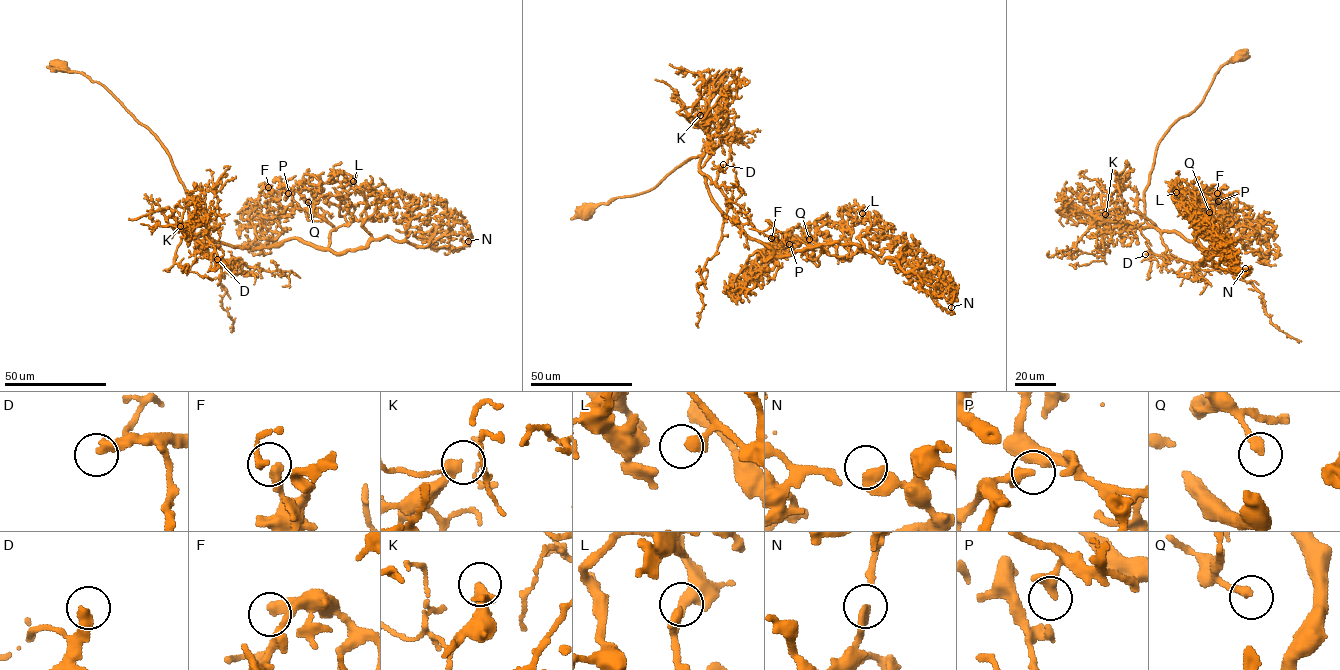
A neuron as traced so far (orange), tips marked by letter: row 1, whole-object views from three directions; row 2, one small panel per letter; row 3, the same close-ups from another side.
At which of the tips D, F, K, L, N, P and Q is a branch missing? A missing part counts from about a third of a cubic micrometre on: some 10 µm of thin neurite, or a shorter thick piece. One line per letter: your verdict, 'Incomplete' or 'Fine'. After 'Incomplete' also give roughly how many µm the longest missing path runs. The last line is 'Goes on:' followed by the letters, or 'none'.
D: Incomplete. Missing length about 40 µm
F: Fine
K: Fine
L: Fine
N: Fine
P: Fine
Q: Fine
Goes on: D

